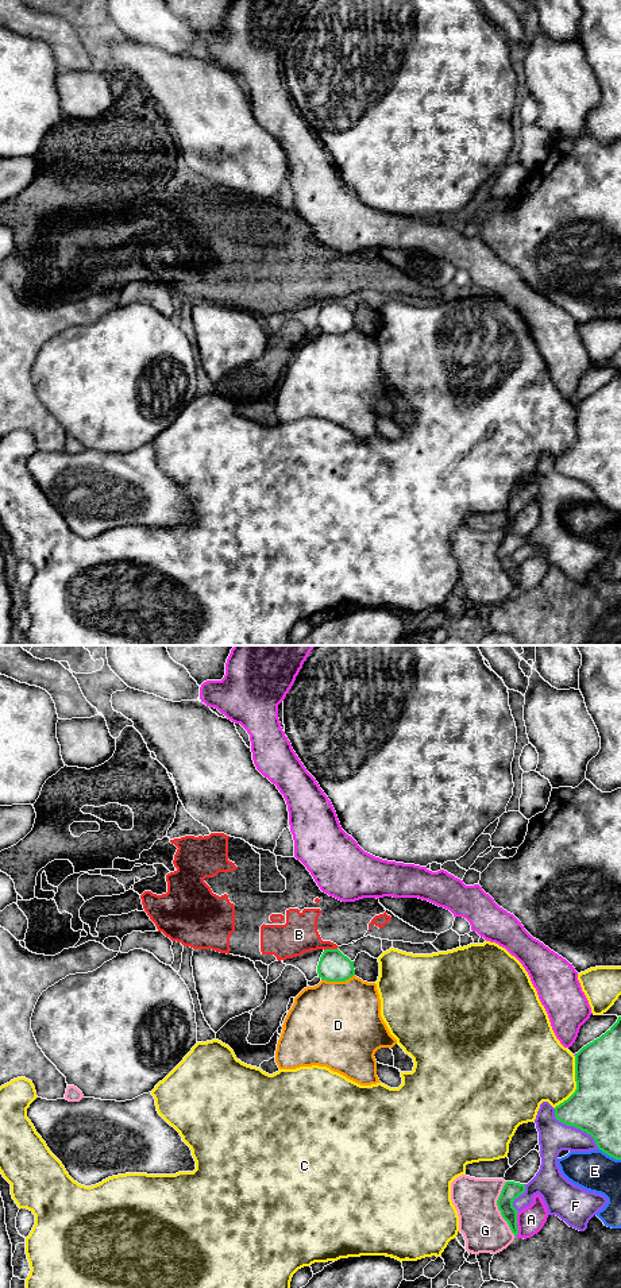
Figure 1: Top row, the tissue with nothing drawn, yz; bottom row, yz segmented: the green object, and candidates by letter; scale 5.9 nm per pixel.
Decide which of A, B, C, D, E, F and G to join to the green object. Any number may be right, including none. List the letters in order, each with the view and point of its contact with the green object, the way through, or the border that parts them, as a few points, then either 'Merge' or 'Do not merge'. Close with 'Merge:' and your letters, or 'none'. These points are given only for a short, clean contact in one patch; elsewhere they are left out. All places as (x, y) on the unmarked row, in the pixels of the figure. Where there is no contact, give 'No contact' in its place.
A: Touches green at yz (516, 577). Do not merge
B: Touches green at yz (330, 301). Boundary: yz (336, 300), (327, 300), (324, 303). Do not merge
C: Touches green at yz (577, 436). Do not merge
D: Touches green at yz (338, 332). Do not merge
E: Touches green at yz (609, 506). Do not merge
F: Touches green at yz (575, 478). Do not merge
G: Touches green at yz (498, 560). Do not merge
Merge: none

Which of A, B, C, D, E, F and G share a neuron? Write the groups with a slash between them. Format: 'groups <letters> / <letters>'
groups A / B / C / D / E / F / G

